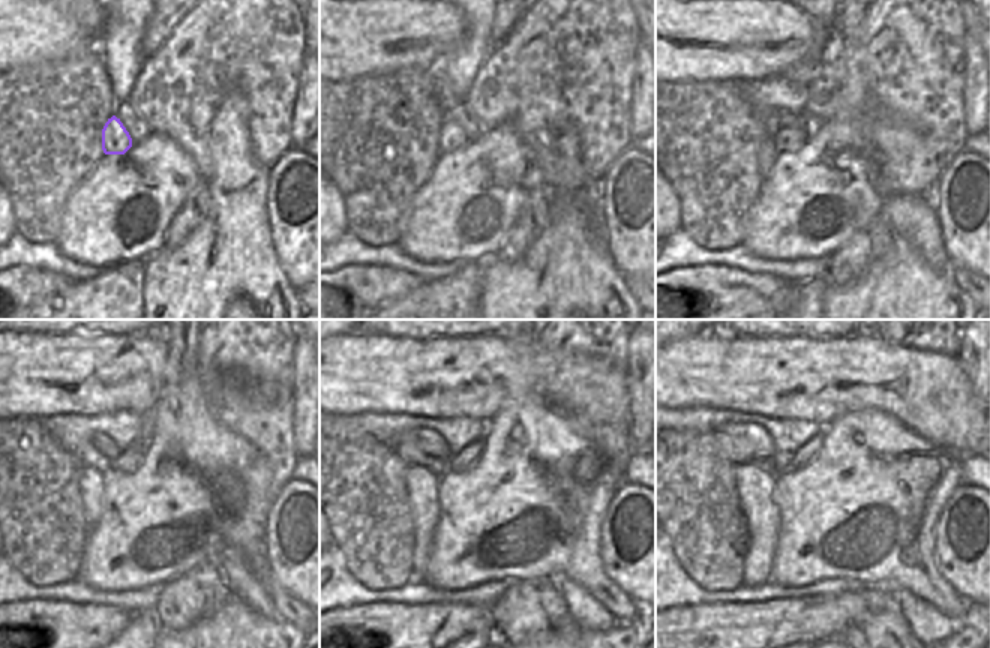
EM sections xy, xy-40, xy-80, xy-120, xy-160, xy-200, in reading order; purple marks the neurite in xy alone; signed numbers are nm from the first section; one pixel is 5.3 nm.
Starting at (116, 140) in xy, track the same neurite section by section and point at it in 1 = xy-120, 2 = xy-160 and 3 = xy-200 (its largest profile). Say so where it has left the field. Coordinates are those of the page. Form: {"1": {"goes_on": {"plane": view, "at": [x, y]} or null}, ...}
{"1": {"goes_on": {"plane": "xy-120", "at": [131, 458]}}, "2": {"goes_on": {"plane": "xy-160", "at": [464, 461]}}, "3": {"goes_on": {"plane": "xy-200", "at": [810, 449]}}}

